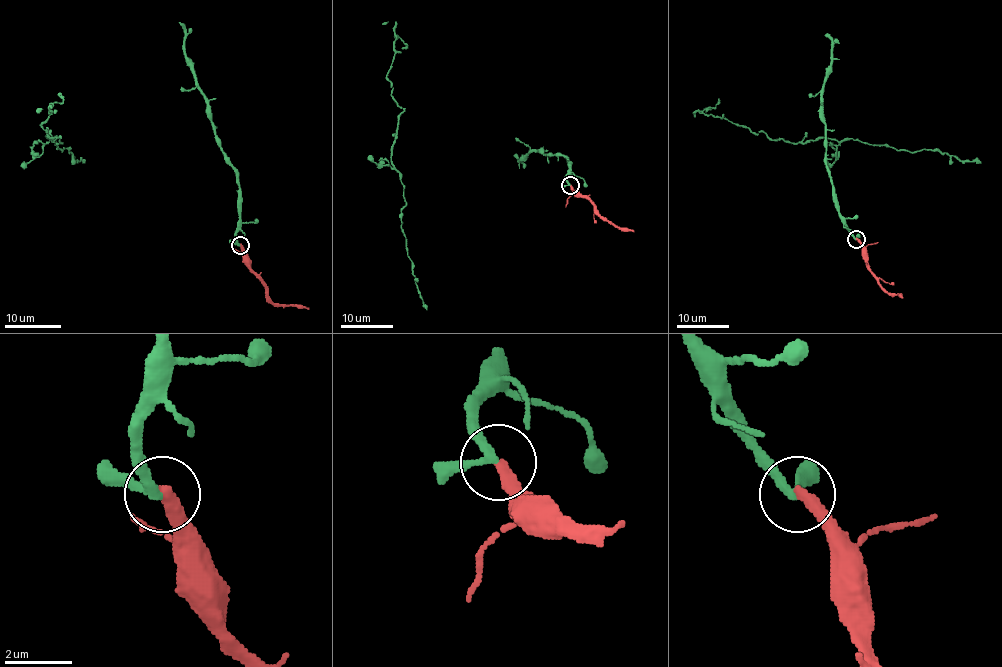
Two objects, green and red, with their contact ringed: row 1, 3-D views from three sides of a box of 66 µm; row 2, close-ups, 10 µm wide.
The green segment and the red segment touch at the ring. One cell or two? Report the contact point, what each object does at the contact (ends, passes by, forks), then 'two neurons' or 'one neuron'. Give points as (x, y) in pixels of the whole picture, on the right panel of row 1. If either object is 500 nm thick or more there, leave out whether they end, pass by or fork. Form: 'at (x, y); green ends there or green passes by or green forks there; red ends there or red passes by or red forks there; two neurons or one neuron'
at (856, 239); green passes by; red ends there; one neuron

